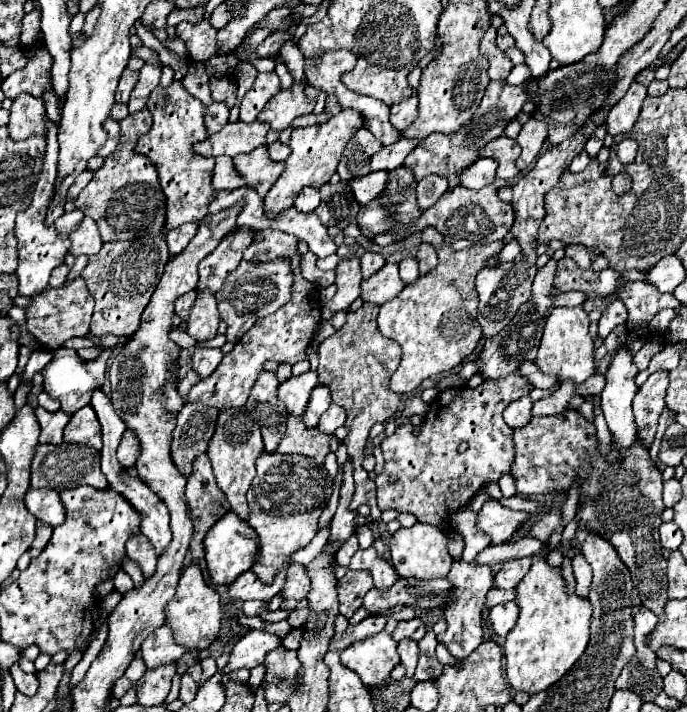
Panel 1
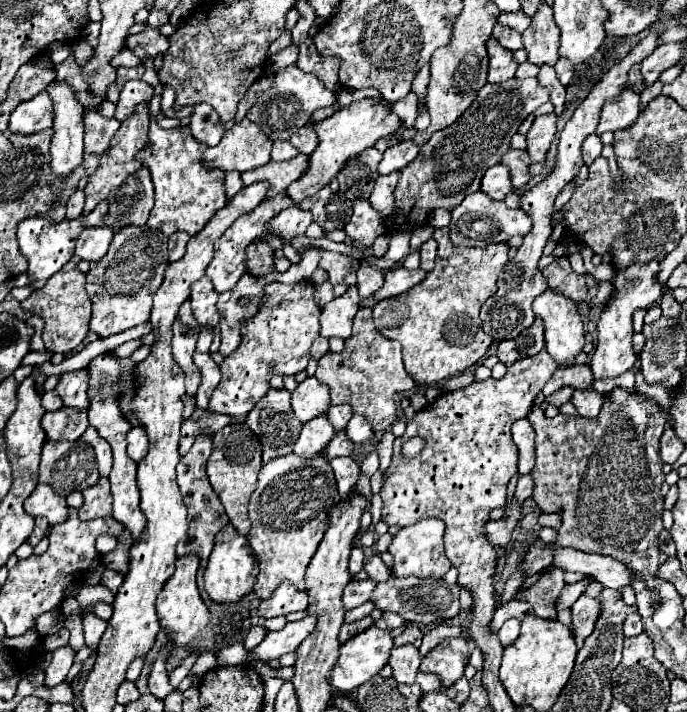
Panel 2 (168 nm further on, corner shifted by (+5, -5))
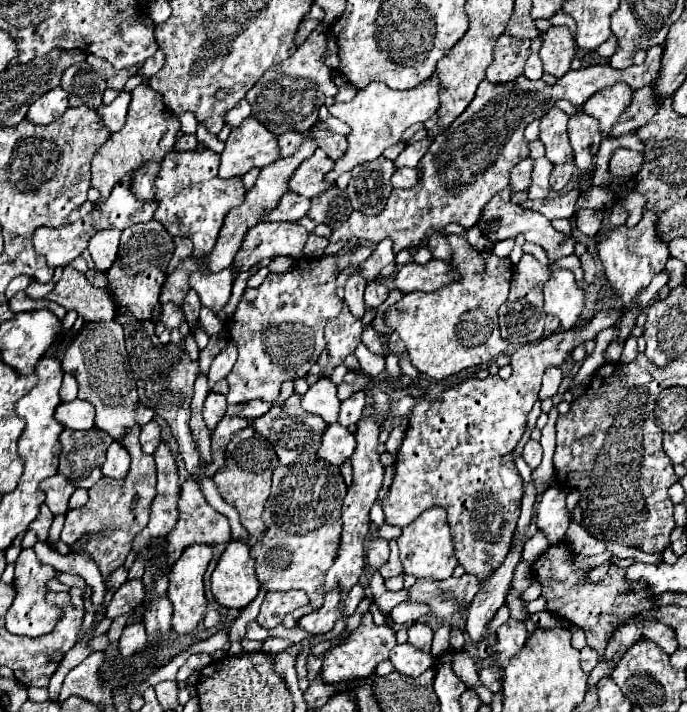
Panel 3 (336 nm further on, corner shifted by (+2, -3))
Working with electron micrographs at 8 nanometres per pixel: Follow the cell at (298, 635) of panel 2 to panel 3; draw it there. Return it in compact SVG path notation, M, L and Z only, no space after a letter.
M339 589L325 593L325 603L321 609L307 613L305 617L301 617L297 621L297 627L311 633L311 635L319 635L319 633L327 633L333 629L335 621L339 619L337 613L337 603L339 603Z

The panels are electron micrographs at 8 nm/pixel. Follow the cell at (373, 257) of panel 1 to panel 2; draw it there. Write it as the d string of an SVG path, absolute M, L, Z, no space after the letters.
M362 263L356 275L358 275L358 291L360 291L362 299L372 297L384 285L382 271L378 271L376 267L372 267L368 263Z

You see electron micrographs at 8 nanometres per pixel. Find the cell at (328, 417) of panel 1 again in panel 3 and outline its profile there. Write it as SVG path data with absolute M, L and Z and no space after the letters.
M355 393L353 397L341 401L341 411L339 411L339 423L343 427L355 425L361 415L363 415L363 407L365 407L365 393Z

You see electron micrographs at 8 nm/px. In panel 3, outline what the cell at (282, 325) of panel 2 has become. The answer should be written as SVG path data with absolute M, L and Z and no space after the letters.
M337 255L314 258L309 263L297 263L291 271L277 275L269 273L261 287L245 289L233 319L227 323L229 339L237 341L239 359L227 375L229 405L247 403L253 399L277 401L283 381L305 377L319 353L325 349L323 327L327 319L337 317L343 301L337 297Z

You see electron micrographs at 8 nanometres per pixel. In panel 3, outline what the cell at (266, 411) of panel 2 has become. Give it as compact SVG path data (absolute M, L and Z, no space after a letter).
M293 393L283 405L273 405L265 415L261 415L251 423L251 427L273 445L279 465L289 465L301 453L315 453L321 443L323 429L327 427L327 423L321 417L303 411L299 401L301 401L301 395Z

